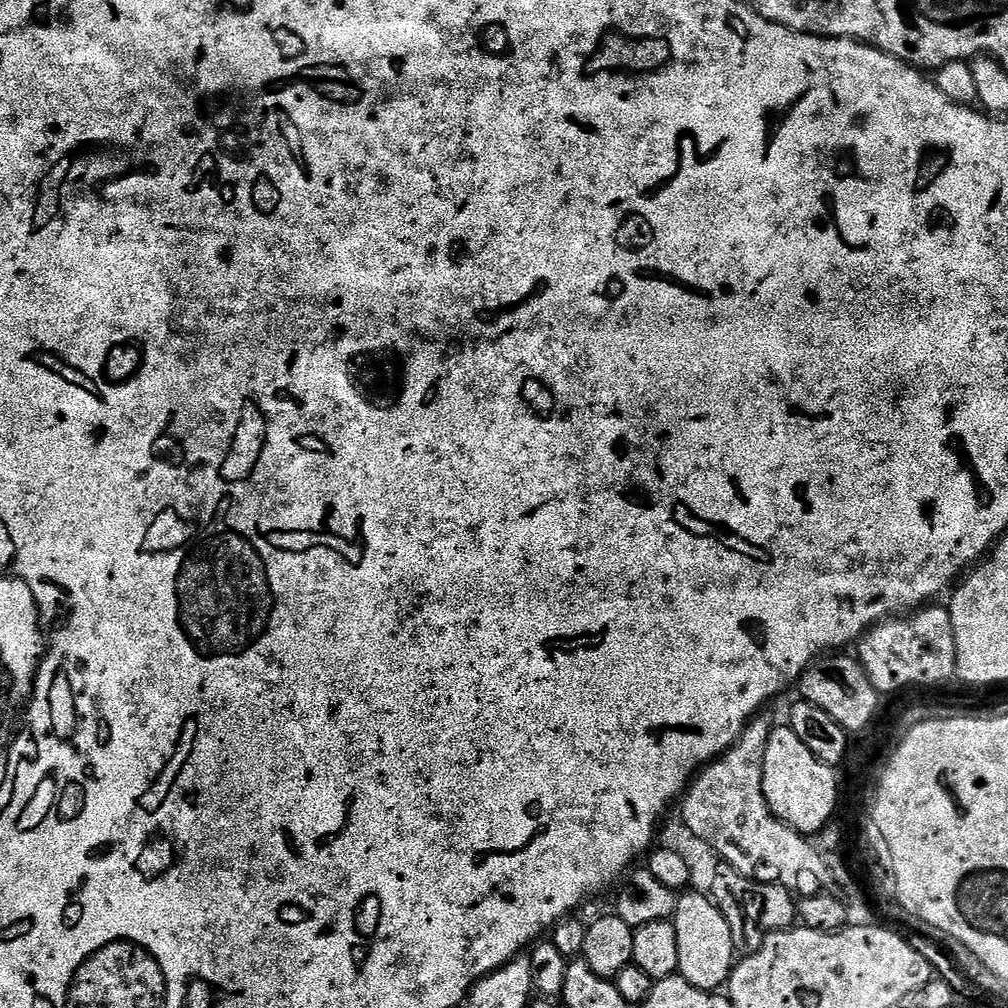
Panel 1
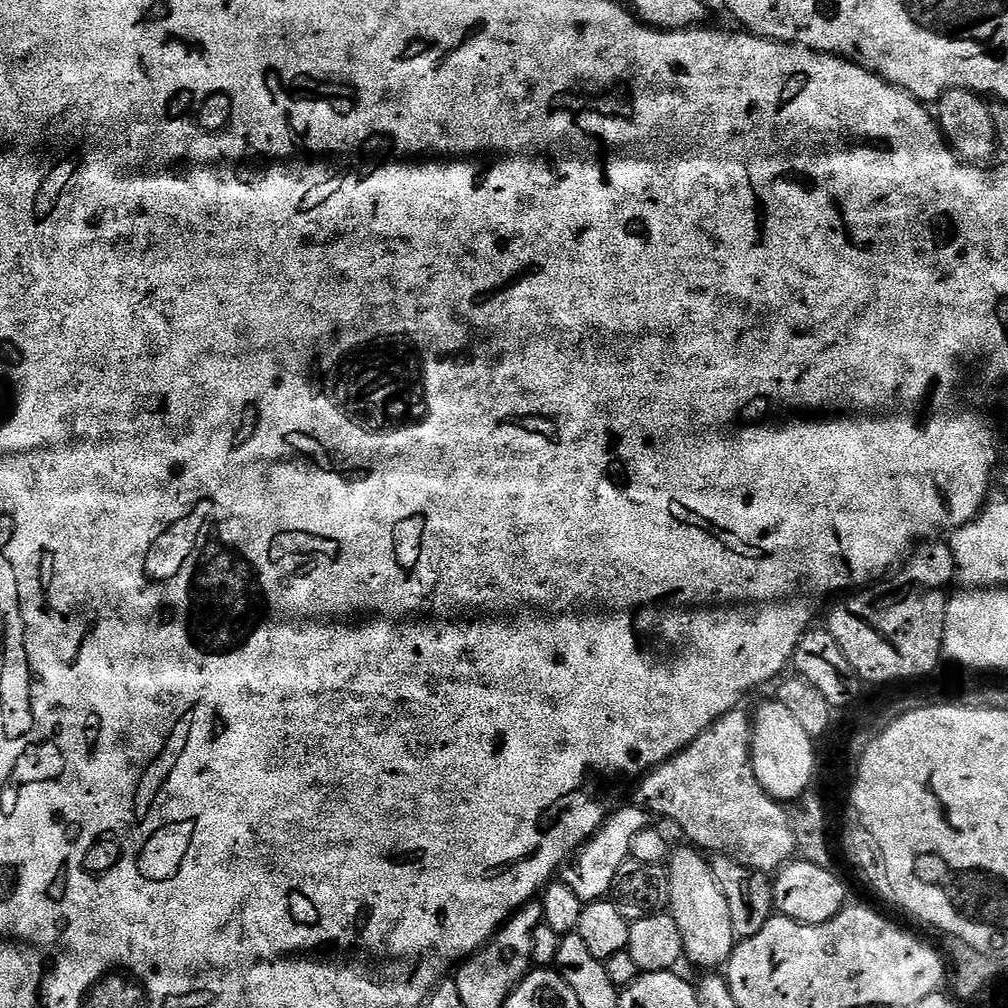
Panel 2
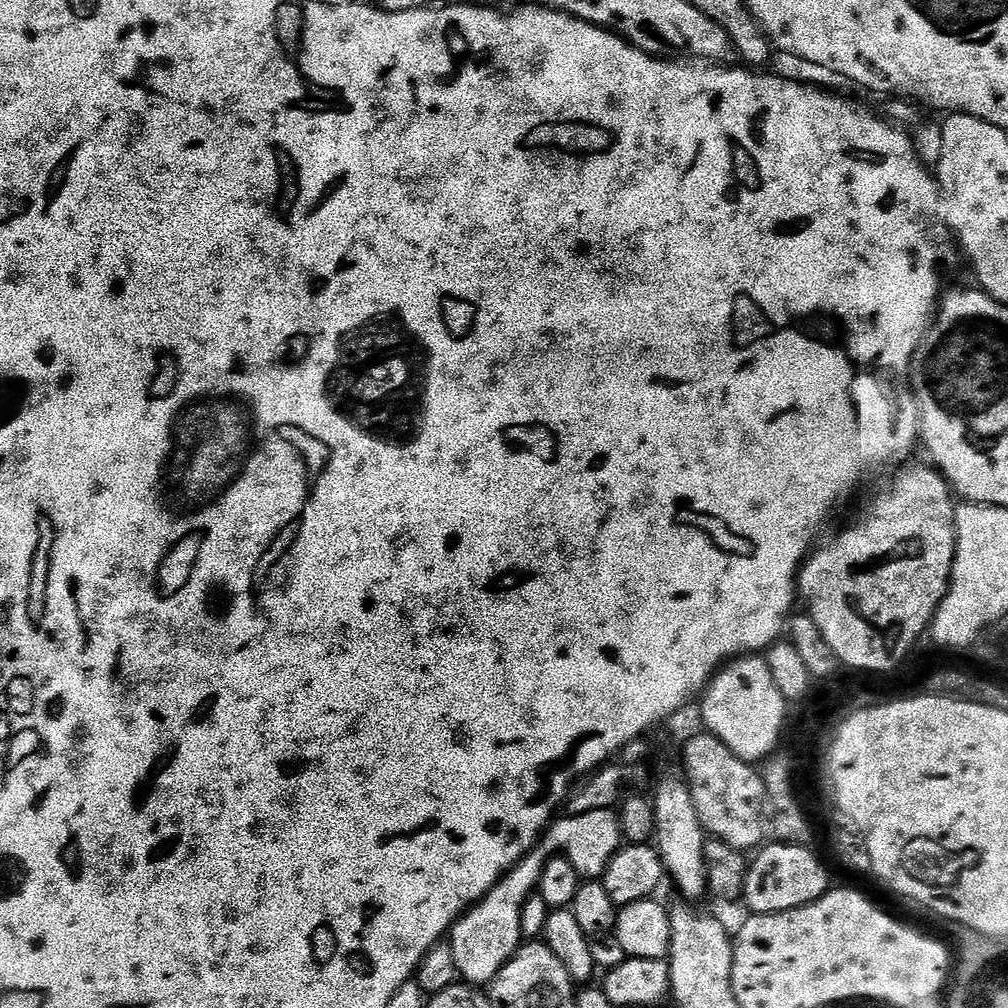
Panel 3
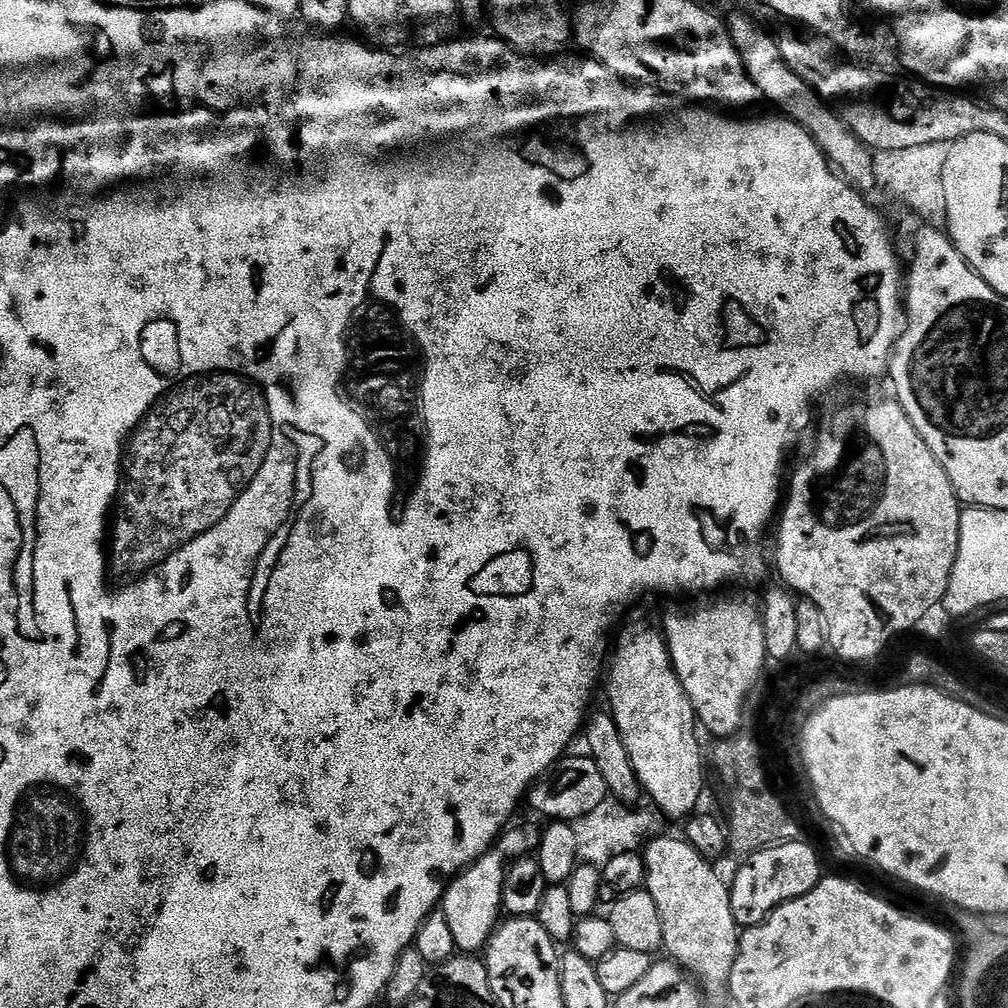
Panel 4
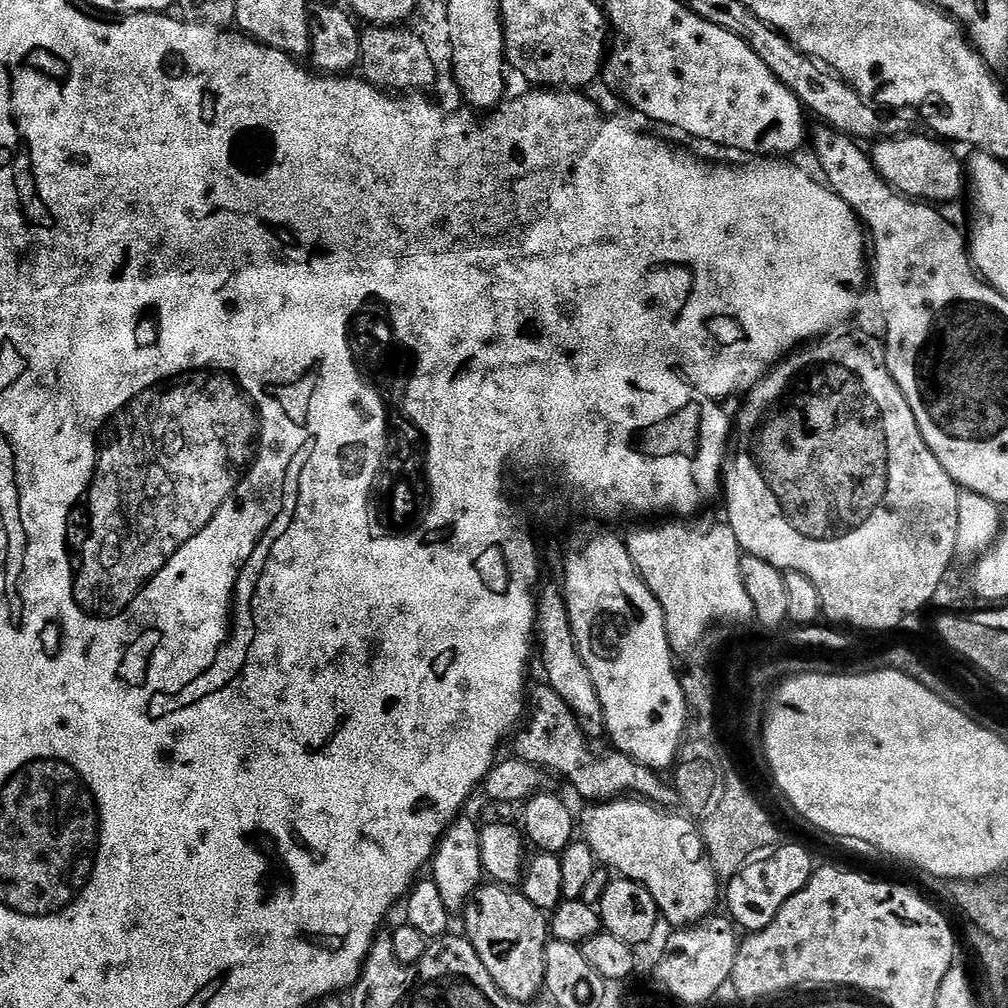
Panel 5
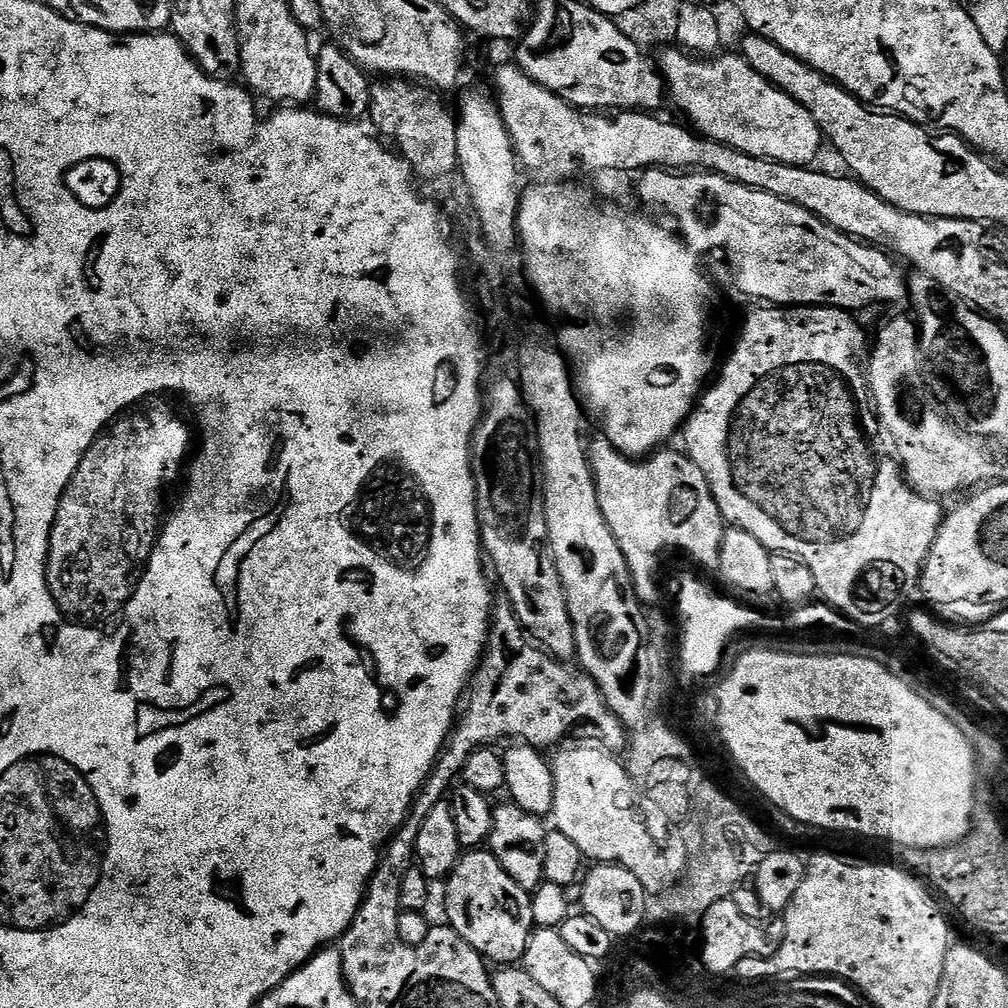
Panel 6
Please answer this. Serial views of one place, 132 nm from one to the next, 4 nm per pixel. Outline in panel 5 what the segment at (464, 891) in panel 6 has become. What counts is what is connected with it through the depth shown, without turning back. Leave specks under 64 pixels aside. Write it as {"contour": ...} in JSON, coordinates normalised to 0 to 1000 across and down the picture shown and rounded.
{"contour":[[[481,876],[469,886],[458,912],[462,931],[478,950],[478,958],[482,958],[494,982],[498,982],[504,992],[511,992],[513,997],[520,998],[538,984],[540,941],[546,936],[546,913],[520,890],[519,884]]]}

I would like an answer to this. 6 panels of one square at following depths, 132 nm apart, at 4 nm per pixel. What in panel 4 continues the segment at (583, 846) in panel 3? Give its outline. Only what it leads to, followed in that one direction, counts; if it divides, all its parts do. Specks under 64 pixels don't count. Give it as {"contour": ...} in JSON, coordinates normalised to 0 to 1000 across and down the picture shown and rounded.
{"contour":[[[520,817],[509,825],[501,824],[484,844],[479,845],[469,857],[465,857],[459,865],[455,865],[444,874],[440,882],[438,904],[457,945],[476,946],[483,941],[484,932],[498,913],[498,879],[502,858],[506,851],[531,846],[536,839],[537,824],[537,818],[532,817]]]}

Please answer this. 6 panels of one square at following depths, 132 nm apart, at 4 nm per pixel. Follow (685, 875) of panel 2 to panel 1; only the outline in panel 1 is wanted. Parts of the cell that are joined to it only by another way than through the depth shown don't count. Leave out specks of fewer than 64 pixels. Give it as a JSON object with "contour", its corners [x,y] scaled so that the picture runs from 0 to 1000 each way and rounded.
{"contour":[[[683,883],[672,892],[669,916],[673,927],[674,968],[698,984],[717,981],[728,959],[726,947],[730,948],[732,944],[725,931],[722,911],[701,888]]]}

